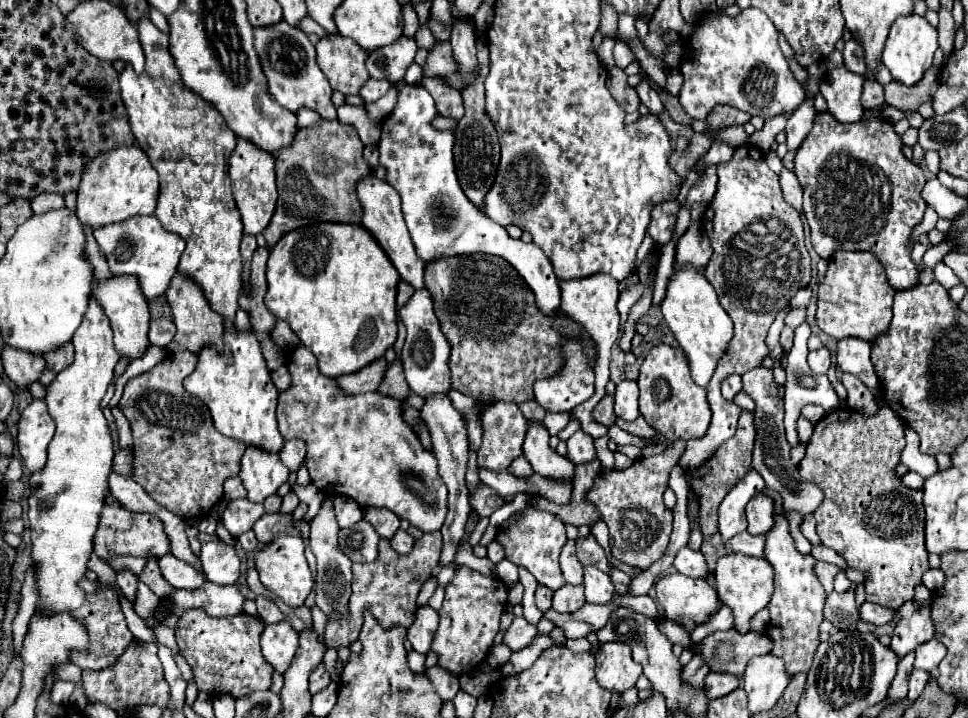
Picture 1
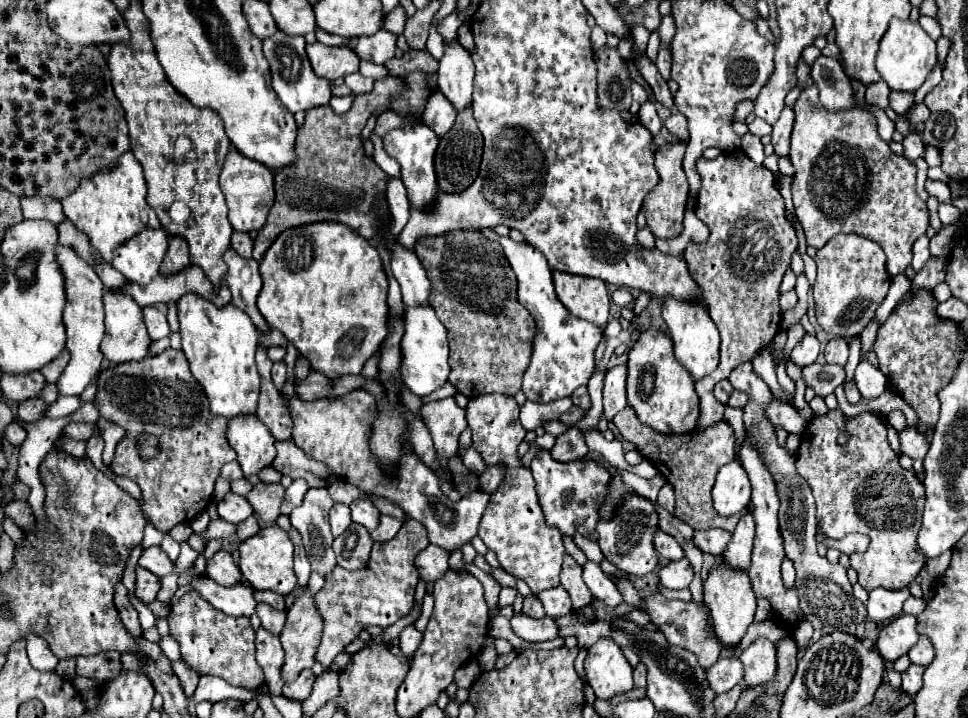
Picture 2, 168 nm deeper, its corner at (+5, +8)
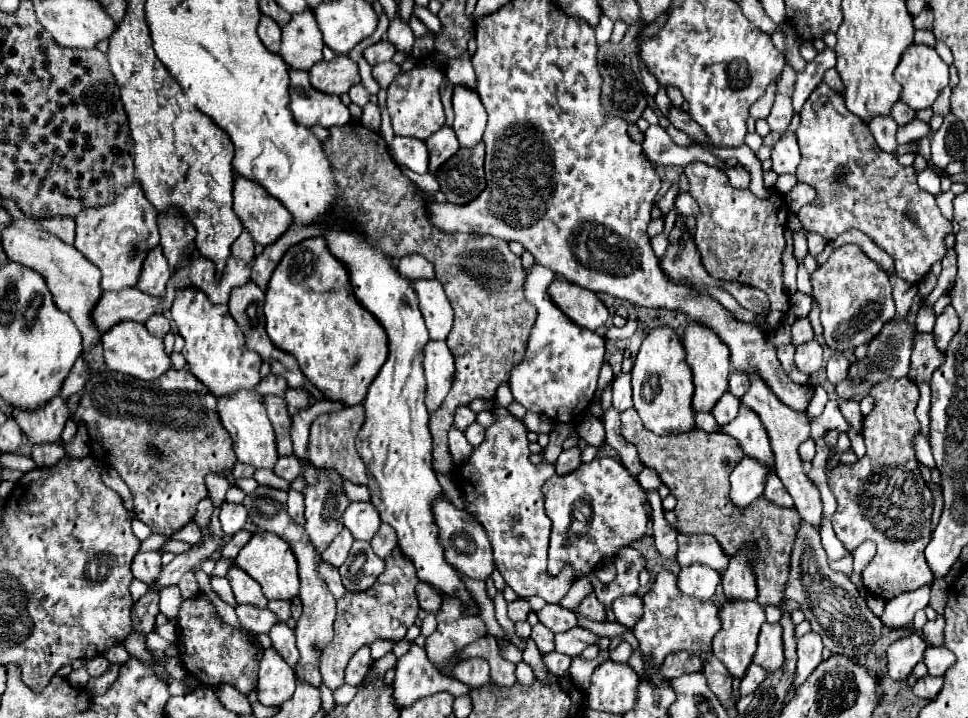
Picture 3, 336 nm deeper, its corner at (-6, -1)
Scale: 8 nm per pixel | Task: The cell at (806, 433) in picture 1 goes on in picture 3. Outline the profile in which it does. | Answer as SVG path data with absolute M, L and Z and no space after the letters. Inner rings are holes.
M805 316L805 318L797 318L797 322L791 326L791 330L793 330L793 340L791 340L791 342L793 342L795 346L799 346L799 344L809 342L809 340L815 338L813 326L811 326L811 322L809 322L807 316Z

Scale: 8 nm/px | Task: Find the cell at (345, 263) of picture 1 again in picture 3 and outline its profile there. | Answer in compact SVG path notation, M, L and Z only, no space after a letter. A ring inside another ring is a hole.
M321 236L307 238L285 252L267 286L265 322L271 342L279 350L297 358L303 374L325 396L325 400L341 402L343 406L355 406L365 400L369 384L387 360L387 334L383 326L379 326L379 322L355 300L347 268L331 256Z

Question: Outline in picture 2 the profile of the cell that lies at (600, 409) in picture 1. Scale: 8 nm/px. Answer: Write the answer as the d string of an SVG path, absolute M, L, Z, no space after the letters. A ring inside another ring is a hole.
M574 405L574 407L570 407L570 409L560 417L560 421L566 423L566 425L576 425L584 415L586 415L586 411L584 411L582 407L576 407L576 405Z

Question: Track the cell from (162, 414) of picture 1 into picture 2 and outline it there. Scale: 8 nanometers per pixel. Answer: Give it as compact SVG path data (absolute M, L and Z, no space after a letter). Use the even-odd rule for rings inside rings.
M168 347L164 353L154 355L154 357L148 355L142 361L110 365L106 371L102 371L102 375L98 379L98 393L96 393L94 401L96 401L102 417L106 417L126 429L126 439L122 439L118 443L110 469L116 475L128 477L140 485L142 495L144 495L142 511L144 511L146 519L158 531L170 531L178 523L184 523L184 521L188 523L200 511L204 511L208 507L212 491L214 491L214 481L220 475L222 465L234 461L236 453L232 451L232 447L228 447L228 439L226 439L228 421L210 411L208 399L206 399L200 383L196 383L196 379L192 377L182 349L176 351L176 349ZM144 435L152 435L158 439L158 455L152 459L140 457L138 439Z

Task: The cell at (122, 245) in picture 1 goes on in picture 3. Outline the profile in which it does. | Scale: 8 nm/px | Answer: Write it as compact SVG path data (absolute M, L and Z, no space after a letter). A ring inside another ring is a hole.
M155 246L143 262L143 270L141 270L137 288L149 296L163 298L165 296L165 284L169 278L171 278L171 270L167 266L167 258L163 256L161 246Z

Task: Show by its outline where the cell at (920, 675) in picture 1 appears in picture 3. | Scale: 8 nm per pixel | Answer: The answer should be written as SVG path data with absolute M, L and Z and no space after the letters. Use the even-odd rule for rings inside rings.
M925 674L923 678L917 680L917 684L913 686L913 692L915 696L919 698L927 698L927 700L933 700L943 688L943 678L935 678L935 676L929 676Z

